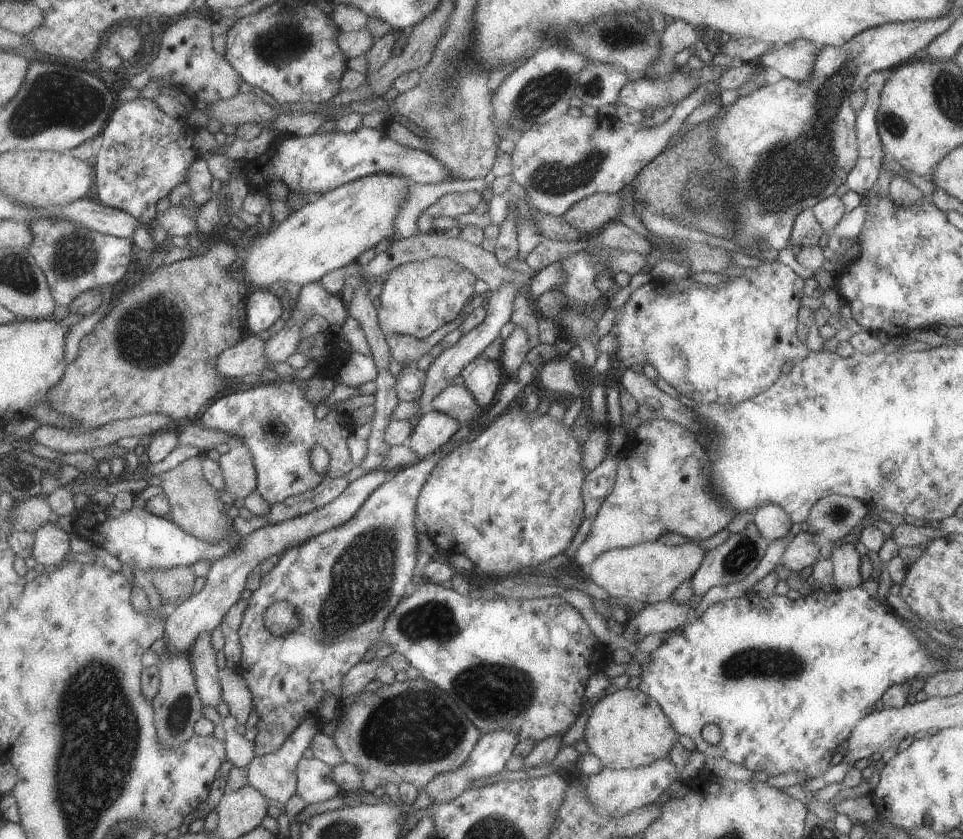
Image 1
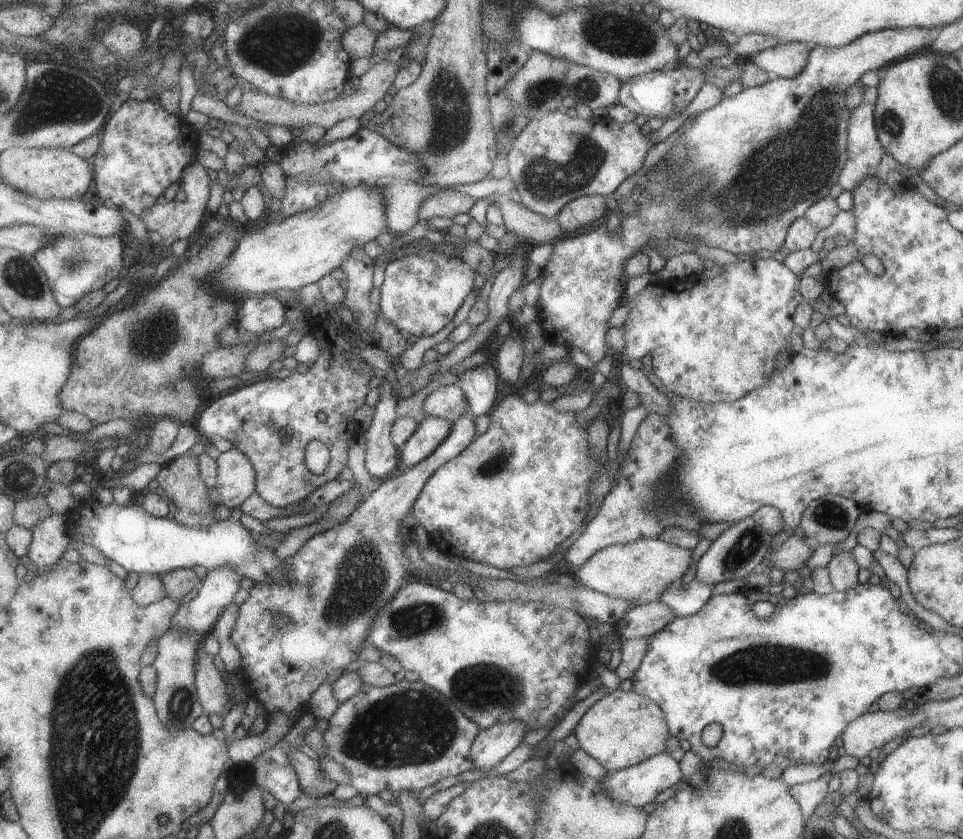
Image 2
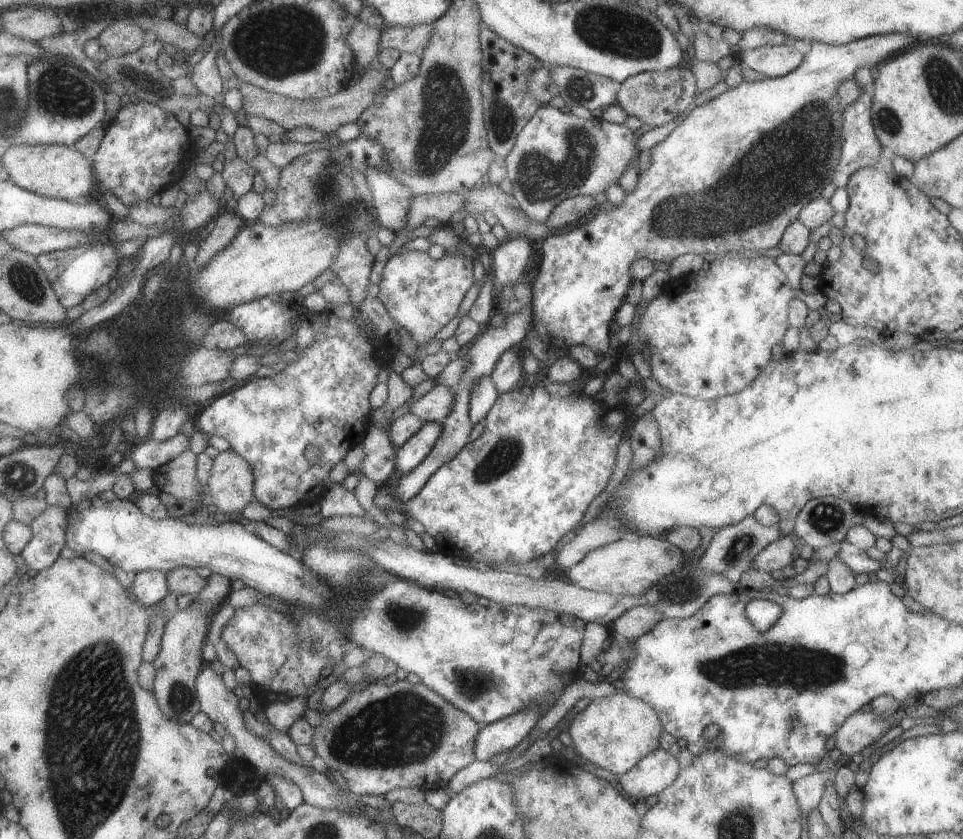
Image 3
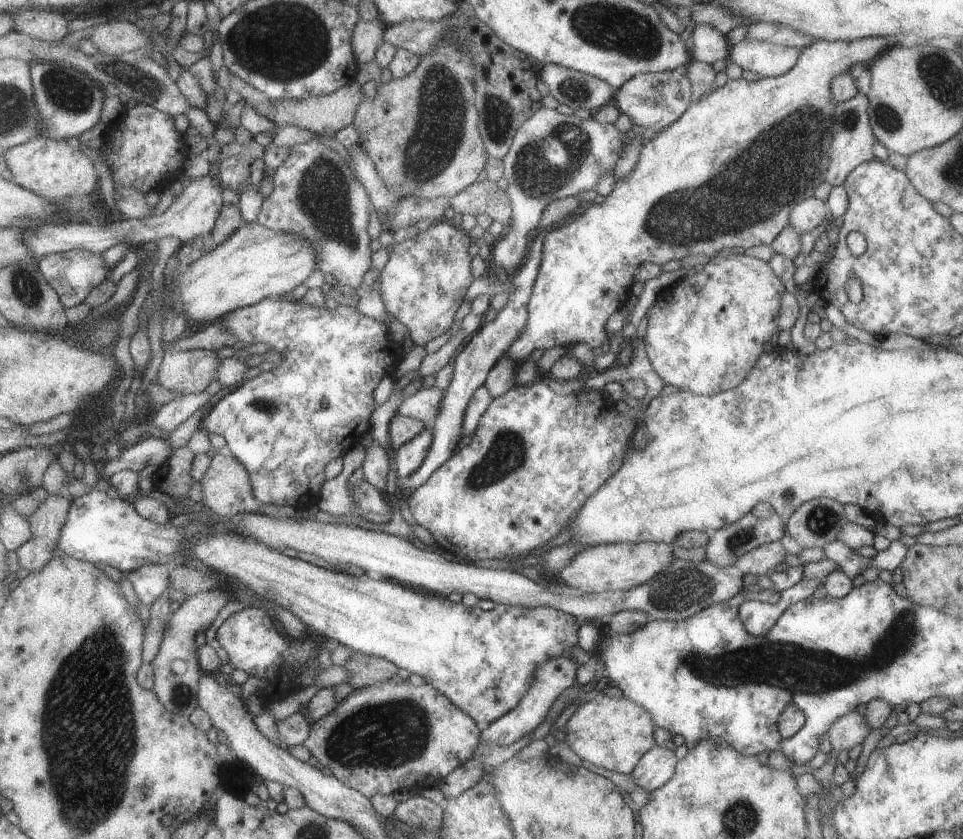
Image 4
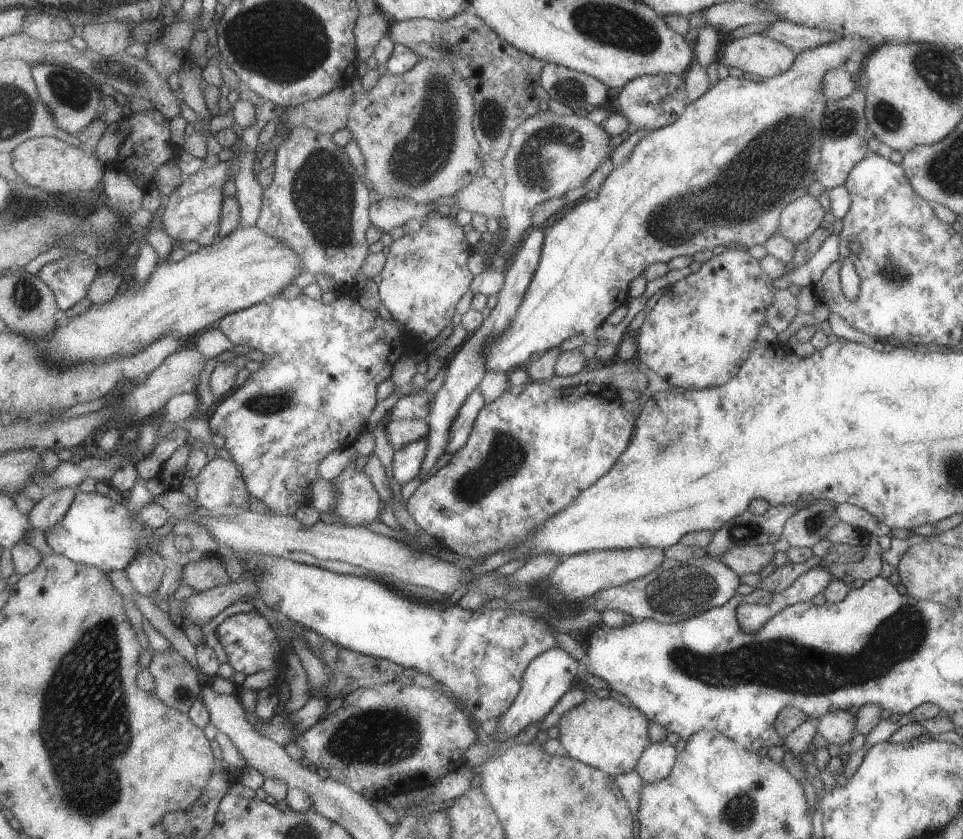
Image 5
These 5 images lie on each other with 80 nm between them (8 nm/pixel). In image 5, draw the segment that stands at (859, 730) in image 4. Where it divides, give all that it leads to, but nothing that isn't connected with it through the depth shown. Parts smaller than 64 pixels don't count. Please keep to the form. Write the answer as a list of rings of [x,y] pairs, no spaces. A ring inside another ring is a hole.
[[[846,710],[827,712],[819,716],[816,728],[828,744],[837,744],[839,747],[845,742],[850,742],[857,734],[855,717]]]

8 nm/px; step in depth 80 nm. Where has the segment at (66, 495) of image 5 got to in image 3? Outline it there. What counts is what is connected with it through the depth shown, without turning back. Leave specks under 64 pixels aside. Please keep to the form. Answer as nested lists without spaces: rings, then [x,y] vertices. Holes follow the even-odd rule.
[[[50,505],[47,510],[30,524],[33,540],[22,552],[26,567],[42,571],[53,566],[67,546],[67,529],[70,522],[69,512],[63,507]]]

